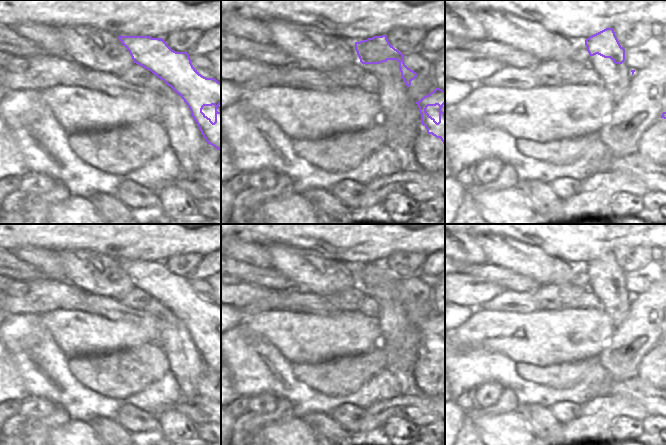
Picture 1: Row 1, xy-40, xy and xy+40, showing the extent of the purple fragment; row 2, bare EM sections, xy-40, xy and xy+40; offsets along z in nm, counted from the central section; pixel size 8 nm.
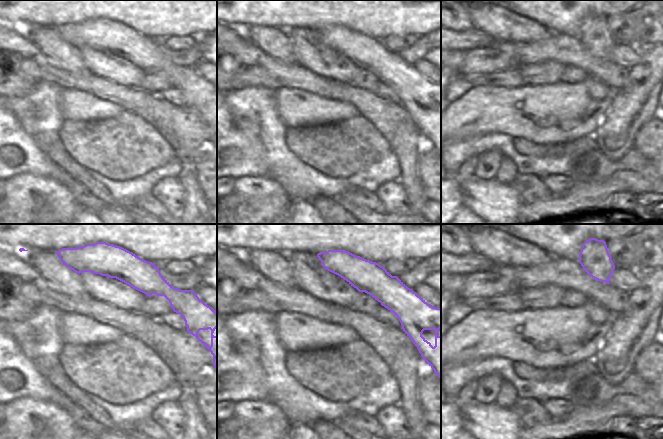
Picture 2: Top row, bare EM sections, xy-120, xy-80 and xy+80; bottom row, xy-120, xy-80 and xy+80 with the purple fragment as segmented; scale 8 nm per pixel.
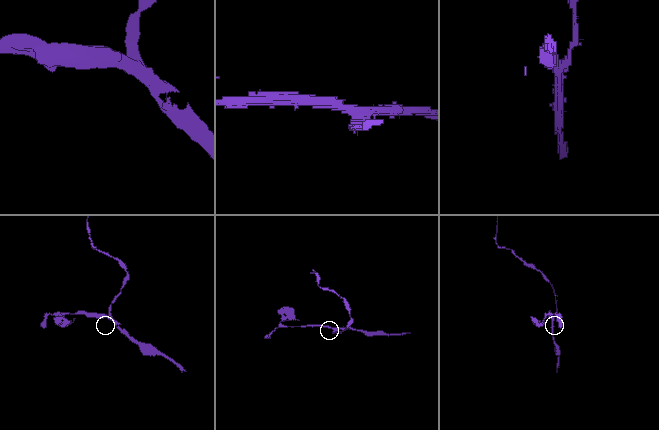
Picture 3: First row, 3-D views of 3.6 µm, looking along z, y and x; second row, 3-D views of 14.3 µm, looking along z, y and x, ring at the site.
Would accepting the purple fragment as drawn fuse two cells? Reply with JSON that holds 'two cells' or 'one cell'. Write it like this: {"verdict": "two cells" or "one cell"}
{"verdict": "two cells"}

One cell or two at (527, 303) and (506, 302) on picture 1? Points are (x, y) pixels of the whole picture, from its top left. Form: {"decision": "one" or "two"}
{"decision": "one"}

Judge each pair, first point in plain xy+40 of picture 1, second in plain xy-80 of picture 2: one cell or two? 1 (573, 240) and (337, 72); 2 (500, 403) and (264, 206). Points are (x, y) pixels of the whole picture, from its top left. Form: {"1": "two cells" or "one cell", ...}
{"1": "two cells", "2": "one cell"}

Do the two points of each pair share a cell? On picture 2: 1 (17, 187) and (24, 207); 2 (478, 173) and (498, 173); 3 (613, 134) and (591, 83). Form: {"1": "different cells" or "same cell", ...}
{"1": "same cell", "2": "same cell", "3": "different cells"}

